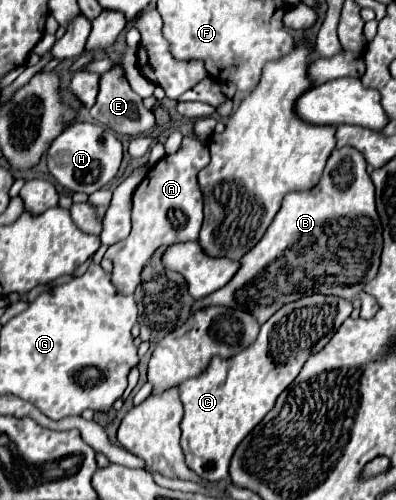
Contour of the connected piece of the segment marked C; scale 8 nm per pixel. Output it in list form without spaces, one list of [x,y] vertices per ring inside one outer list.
[[[314,294],[282,306],[262,324],[258,338],[234,358],[212,358],[208,372],[180,384],[184,404],[182,448],[186,464],[210,482],[228,480],[228,462],[236,446],[274,408],[280,392],[298,376],[308,356],[322,350],[342,322],[352,314],[352,304],[338,296]]]

